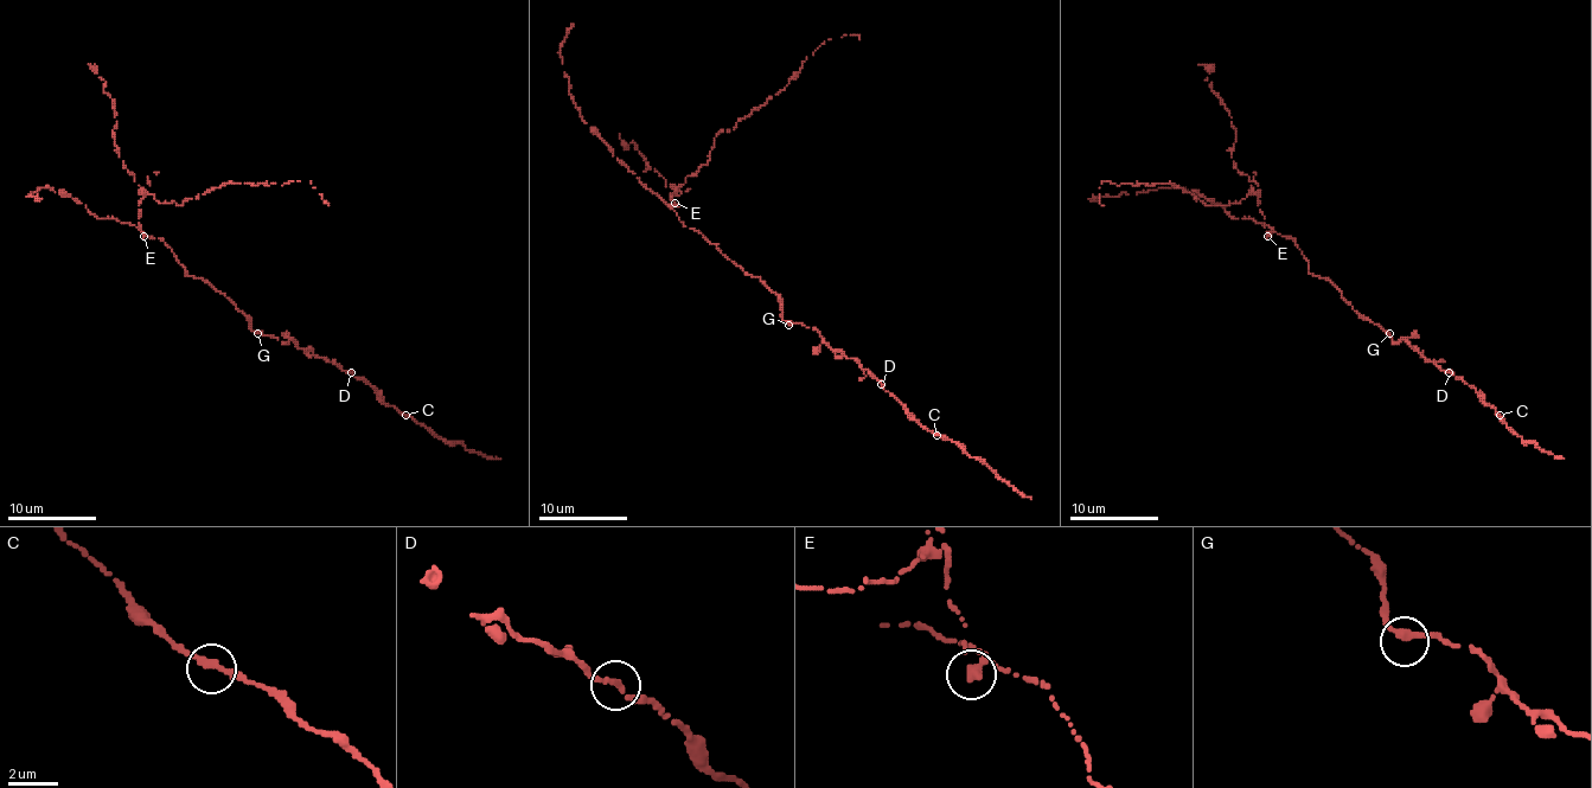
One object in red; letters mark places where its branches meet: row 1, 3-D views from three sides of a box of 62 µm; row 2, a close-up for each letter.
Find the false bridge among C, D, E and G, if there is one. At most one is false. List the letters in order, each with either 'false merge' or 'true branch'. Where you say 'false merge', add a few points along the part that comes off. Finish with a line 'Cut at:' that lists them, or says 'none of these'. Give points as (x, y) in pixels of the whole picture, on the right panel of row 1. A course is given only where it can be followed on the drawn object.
C: true branch
D: true branch
E: false merge; foreign part runs (1266, 236), (1255, 194), (1240, 200), (1204, 205), (1174, 184), (1119, 185), (1101, 181), (1099, 203), (1104, 205)
G: true branch
Cut at: E

